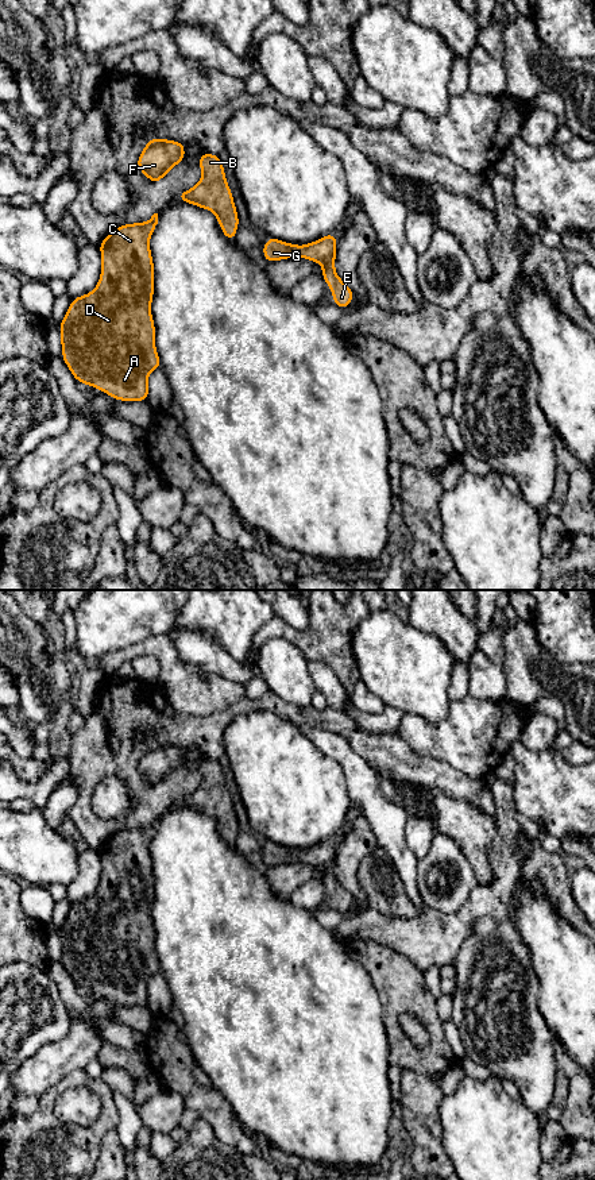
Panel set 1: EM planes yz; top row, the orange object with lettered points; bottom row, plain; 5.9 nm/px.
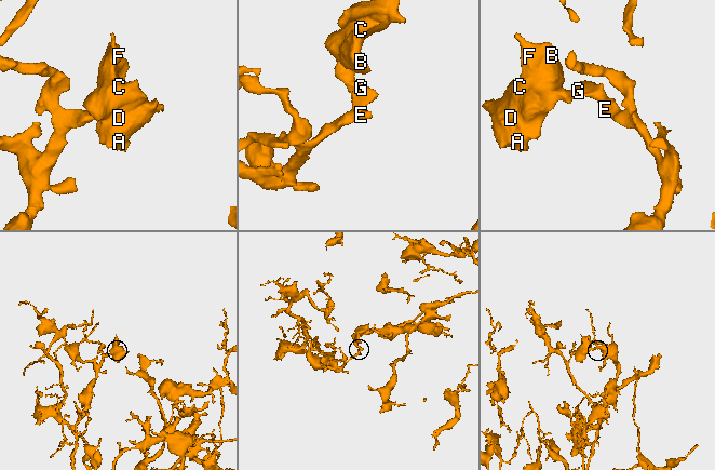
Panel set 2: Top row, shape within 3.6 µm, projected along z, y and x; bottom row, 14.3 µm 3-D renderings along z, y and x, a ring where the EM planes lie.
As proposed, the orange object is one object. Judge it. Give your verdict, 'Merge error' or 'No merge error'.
No merge error

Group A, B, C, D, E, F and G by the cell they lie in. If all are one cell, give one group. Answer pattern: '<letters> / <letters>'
A B C D E F G

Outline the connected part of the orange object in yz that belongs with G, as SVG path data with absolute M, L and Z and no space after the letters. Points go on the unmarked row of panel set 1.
M333 837L304 851L286 848L271 841L262 852L263 863L267 867L300 861L320 868L322 871L321 880L333 899L333 910L347 913L352 907L352 894L341 886L335 874L337 845Z

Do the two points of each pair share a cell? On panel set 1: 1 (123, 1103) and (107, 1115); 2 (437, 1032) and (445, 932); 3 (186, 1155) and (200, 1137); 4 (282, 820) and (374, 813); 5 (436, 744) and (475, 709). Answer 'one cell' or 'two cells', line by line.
1: two cells
2: two cells
3: one cell
4: two cells
5: one cell

